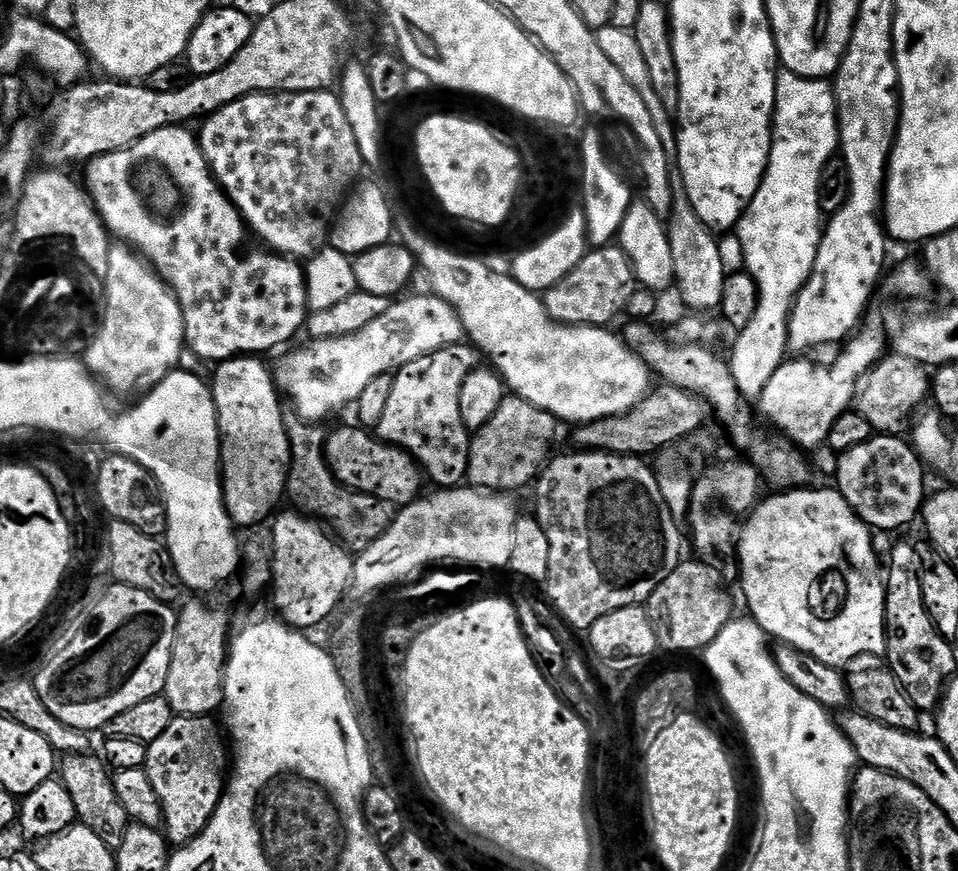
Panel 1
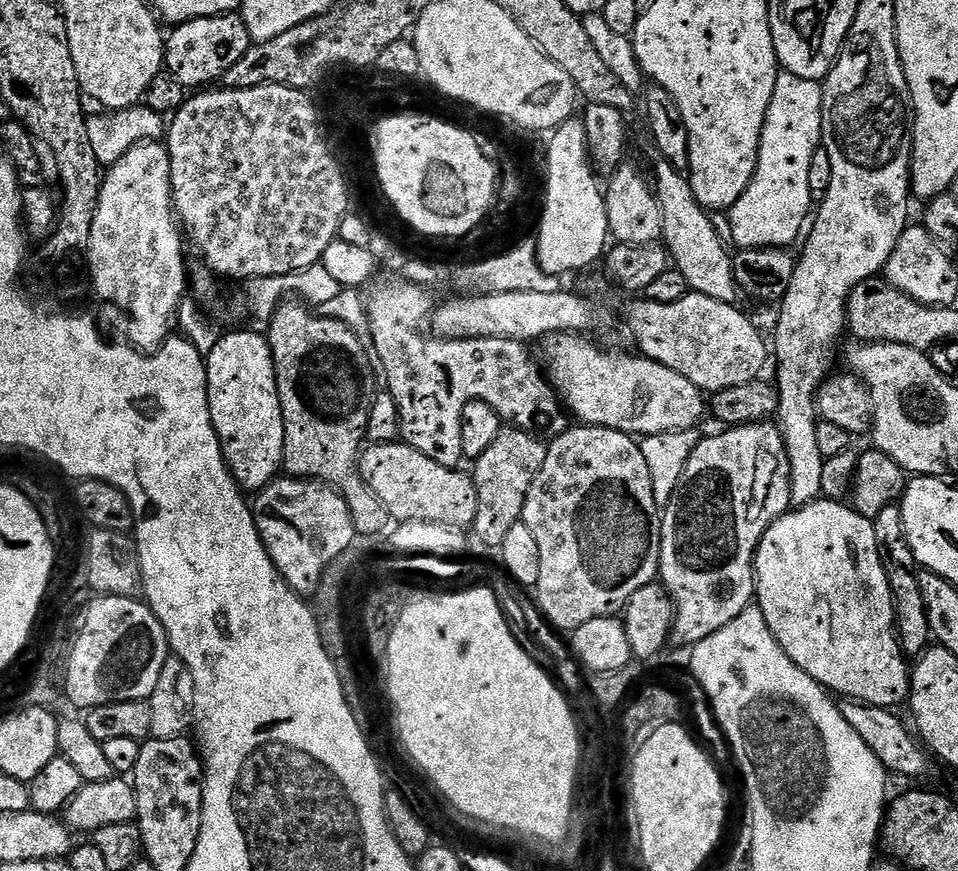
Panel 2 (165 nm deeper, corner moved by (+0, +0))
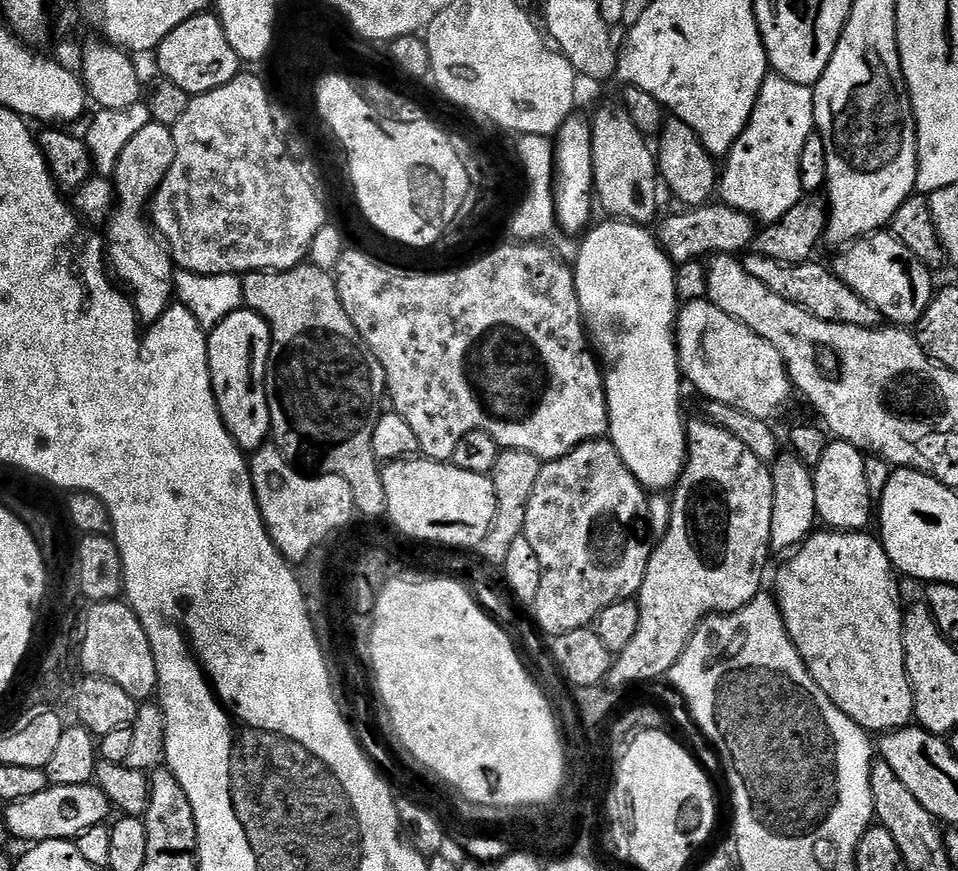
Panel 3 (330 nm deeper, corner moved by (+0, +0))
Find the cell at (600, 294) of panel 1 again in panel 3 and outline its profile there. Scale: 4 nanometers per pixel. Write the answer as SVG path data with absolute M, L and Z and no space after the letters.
M709 202L698 208L688 208L659 221L660 229L654 235L660 241L660 249L667 254L673 265L691 260L711 258L717 254L744 254L753 247L758 235L757 221L723 202Z

